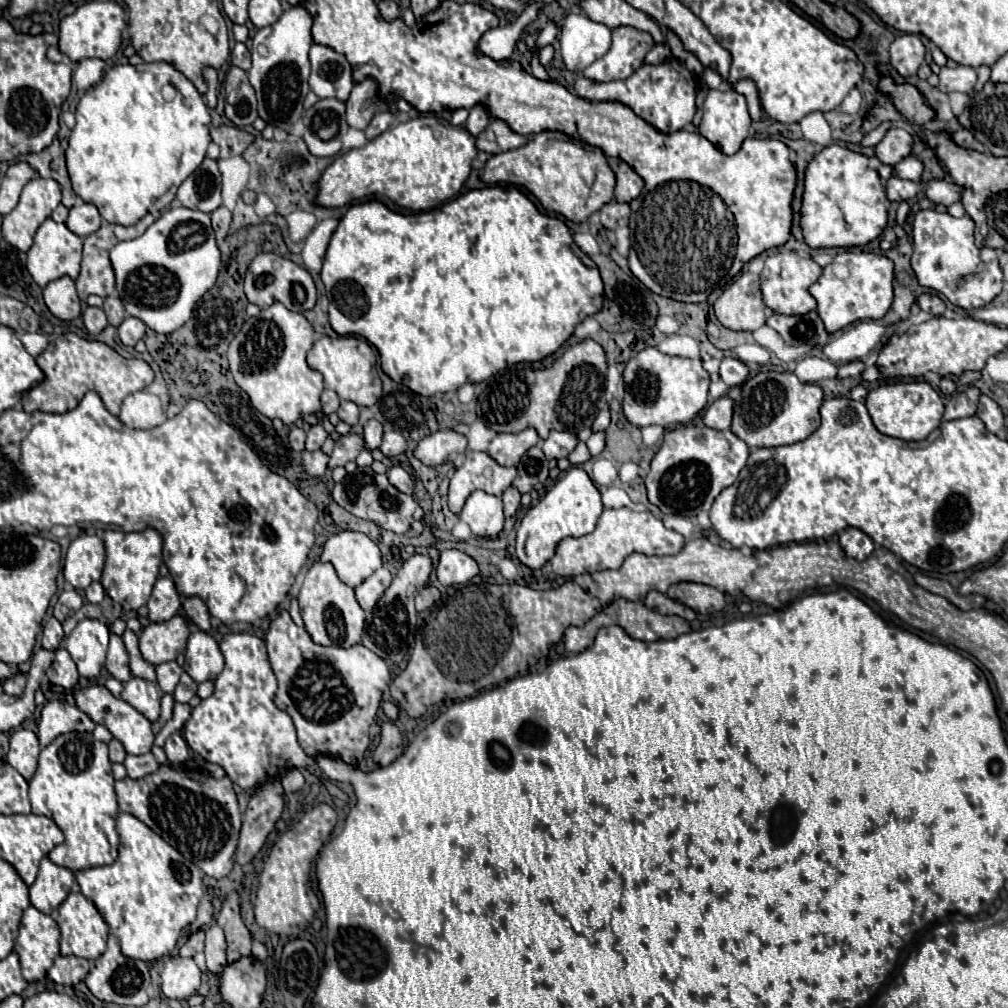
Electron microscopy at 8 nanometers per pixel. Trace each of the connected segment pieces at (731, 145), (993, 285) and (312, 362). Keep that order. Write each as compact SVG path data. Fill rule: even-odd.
M709 90L699 132L711 144L717 144L725 154L735 154L749 136L749 128L751 116L747 112L745 96L733 90Z
M919 210L913 220L913 258L911 268L921 286L941 292L959 308L975 310L989 304L1003 288L1001 266L993 248L977 248L973 238L975 222L969 216L955 218L935 210Z
M321 336L311 352L307 354L307 364L323 374L325 386L335 390L339 398L355 402L357 406L373 406L381 398L381 380L375 370L375 354L367 340L357 336L329 338Z

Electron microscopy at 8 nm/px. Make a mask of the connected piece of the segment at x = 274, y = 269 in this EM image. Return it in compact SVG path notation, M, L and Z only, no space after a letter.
M261 252L253 258L245 274L245 294L247 294L247 300L259 308L267 308L273 302L281 302L285 308L293 312L311 310L317 300L317 288L313 284L311 274L305 268L297 266L295 262L275 252Z

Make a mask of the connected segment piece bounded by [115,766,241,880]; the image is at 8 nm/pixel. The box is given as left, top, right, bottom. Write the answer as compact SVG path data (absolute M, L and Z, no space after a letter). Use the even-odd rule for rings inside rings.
M161 766L145 778L115 782L115 794L121 812L145 822L207 876L219 880L231 872L241 830L241 810L229 778L205 778L205 782L195 782L183 770Z

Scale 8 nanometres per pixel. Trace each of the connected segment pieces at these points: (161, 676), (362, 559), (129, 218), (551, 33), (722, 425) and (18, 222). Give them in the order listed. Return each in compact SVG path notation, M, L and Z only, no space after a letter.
M163 662L155 666L157 670L157 684L165 694L171 694L179 682L179 676L183 674L181 666L177 662Z
M345 530L333 534L325 542L321 562L331 562L339 580L357 588L365 578L381 568L381 550L367 534Z
M143 62L143 64L137 64L137 66L131 66L131 64L115 64L111 66L109 72L105 72L101 84L89 88L83 98L79 100L77 104L77 124L75 128L71 130L71 136L69 136L69 146L65 150L65 160L67 160L67 172L69 172L69 178L71 178L71 184L73 184L73 190L77 196L81 196L85 202L93 204L99 214L107 220L109 223L121 224L121 226L133 226L137 224L143 216L148 213L159 214L158 212L166 209L170 203L175 199L177 190L181 185L181 182L191 176L199 164L203 162L205 158L205 152L207 152L207 146L211 142L211 136L209 136L209 126L211 126L211 118L209 118L209 108L203 100L203 96L197 92L197 88L191 84L189 78L185 78L173 64L169 62Z
M547 22L547 26L539 32L539 36L537 36L537 40L535 40L535 50L539 52L543 46L547 46L547 44L551 44L553 40L555 40L555 36L557 36L557 26L553 24L553 22Z
M721 396L703 410L703 424L715 430L729 430L731 416L733 416L733 400Z
M33 178L25 184L19 204L3 216L3 238L27 252L33 244L33 236L41 222L51 216L51 212L61 202L61 188L55 180Z

